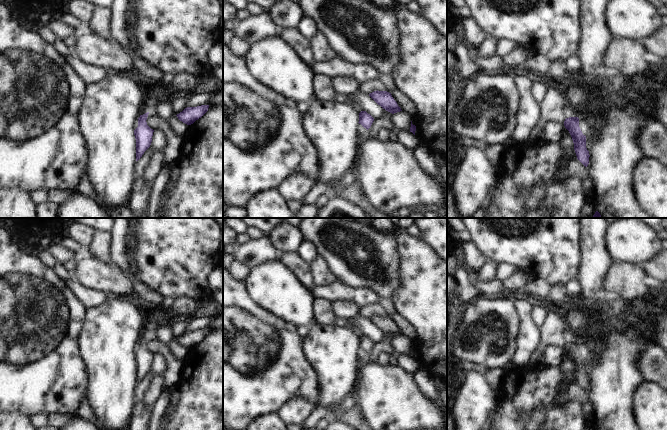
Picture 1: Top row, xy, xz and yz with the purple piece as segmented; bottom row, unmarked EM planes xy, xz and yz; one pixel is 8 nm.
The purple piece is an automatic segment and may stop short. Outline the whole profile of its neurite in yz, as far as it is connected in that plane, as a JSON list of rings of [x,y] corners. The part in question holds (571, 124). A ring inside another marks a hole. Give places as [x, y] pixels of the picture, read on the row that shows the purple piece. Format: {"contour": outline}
{"contour": [[[569,117],[564,121],[565,128],[569,131],[573,143],[577,159],[587,167],[589,164],[589,151],[586,148],[586,136],[579,127],[578,117]]]}

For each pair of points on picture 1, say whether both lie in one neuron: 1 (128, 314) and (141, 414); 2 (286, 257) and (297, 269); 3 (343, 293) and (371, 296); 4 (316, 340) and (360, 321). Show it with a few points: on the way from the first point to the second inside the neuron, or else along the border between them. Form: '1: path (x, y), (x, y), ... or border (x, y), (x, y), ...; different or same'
1: border (135, 404), (129, 419); different
2: path (289, 260), (295, 266); same
3: path (350, 293), (364, 296); same
4: border (333, 324), (347, 328); different

